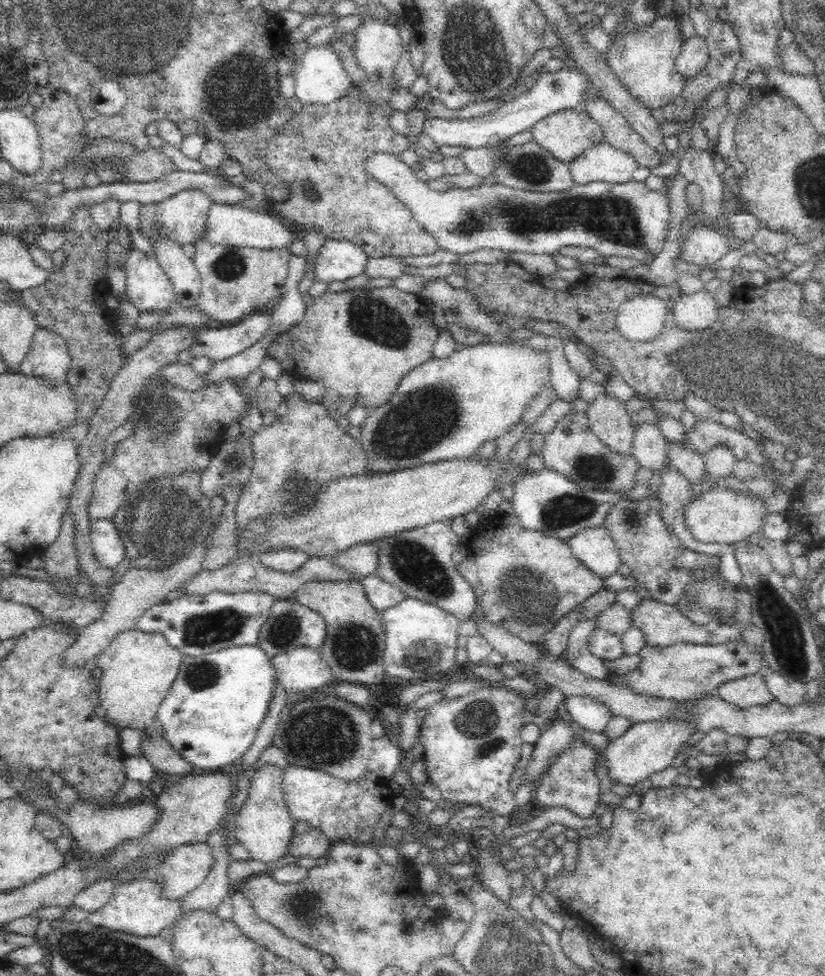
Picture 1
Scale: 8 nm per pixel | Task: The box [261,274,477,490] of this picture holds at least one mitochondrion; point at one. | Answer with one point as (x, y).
(420, 422)

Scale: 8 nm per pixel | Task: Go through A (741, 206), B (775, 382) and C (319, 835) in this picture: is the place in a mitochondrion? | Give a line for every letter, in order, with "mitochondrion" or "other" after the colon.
A: other
B: mitochondrion
C: other

